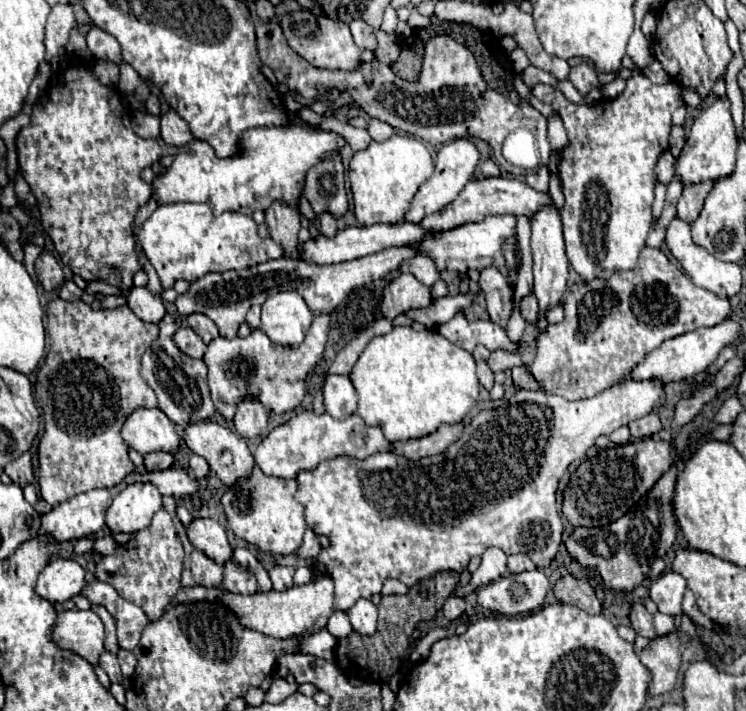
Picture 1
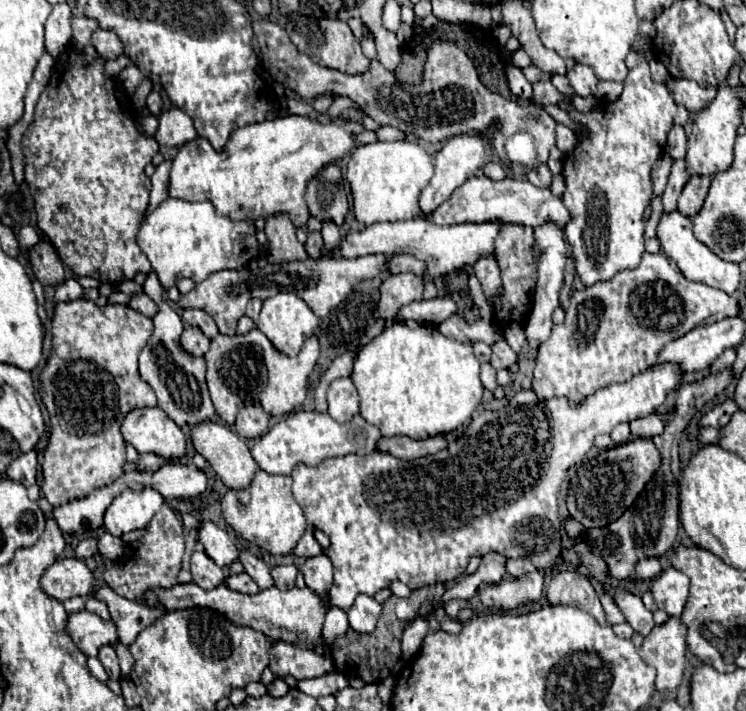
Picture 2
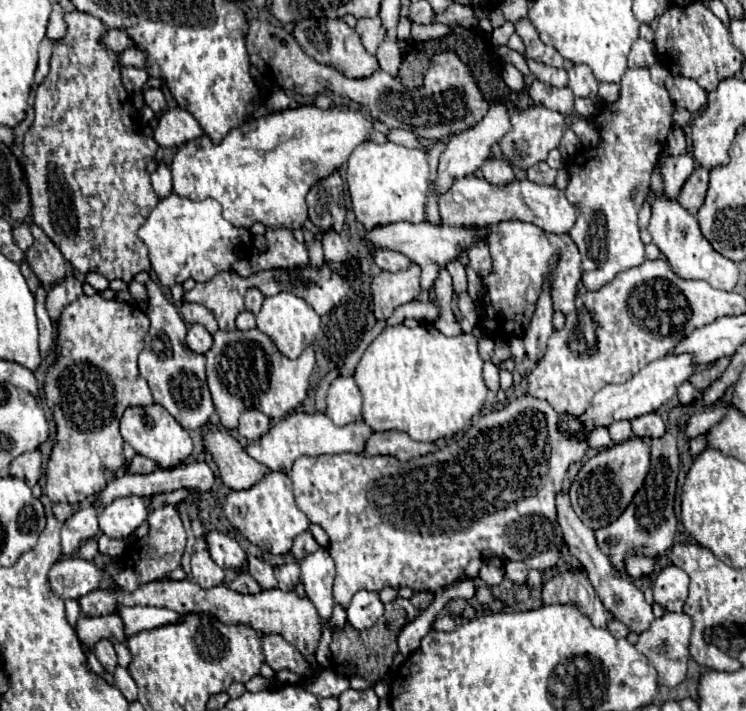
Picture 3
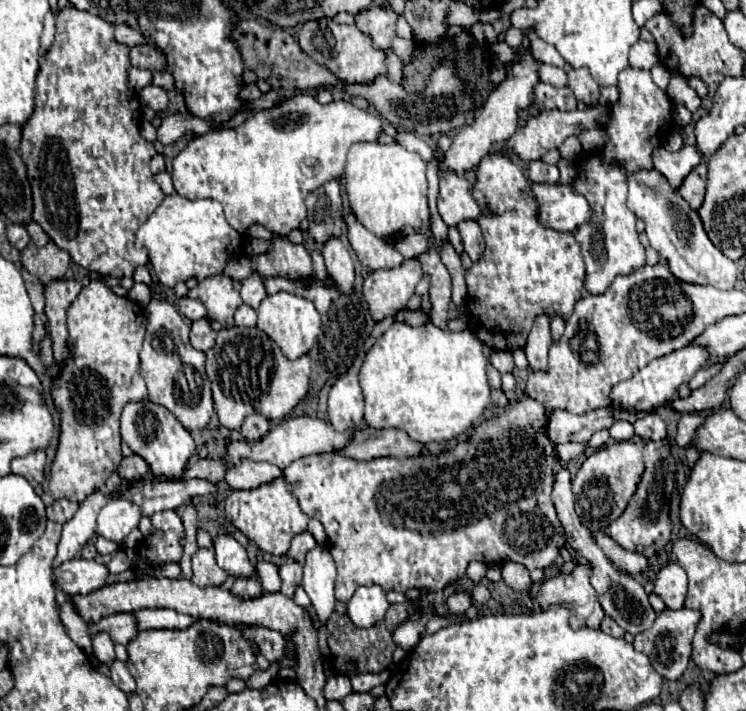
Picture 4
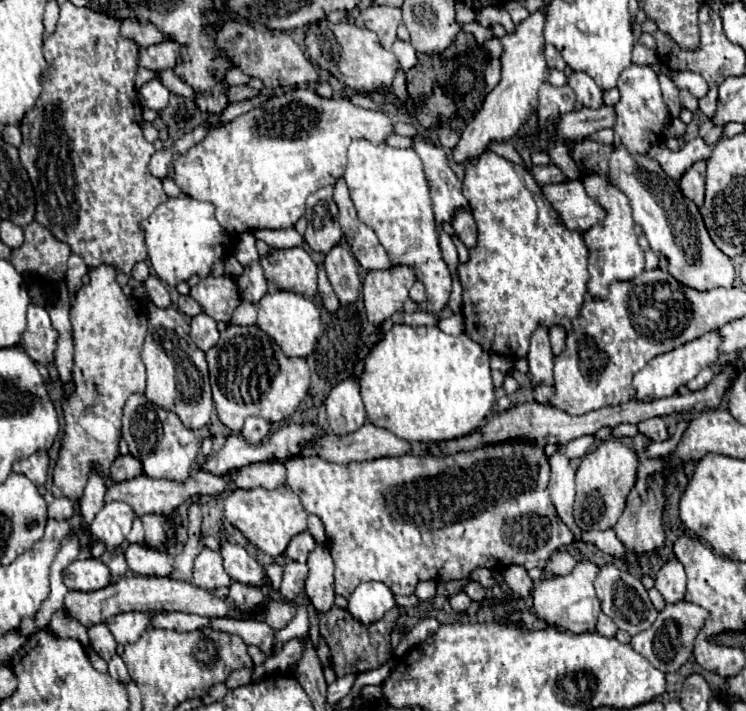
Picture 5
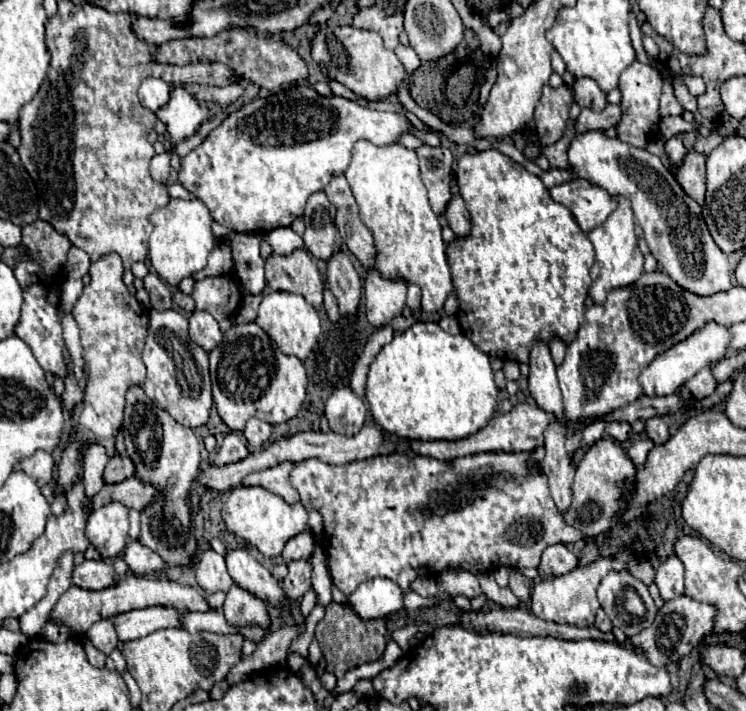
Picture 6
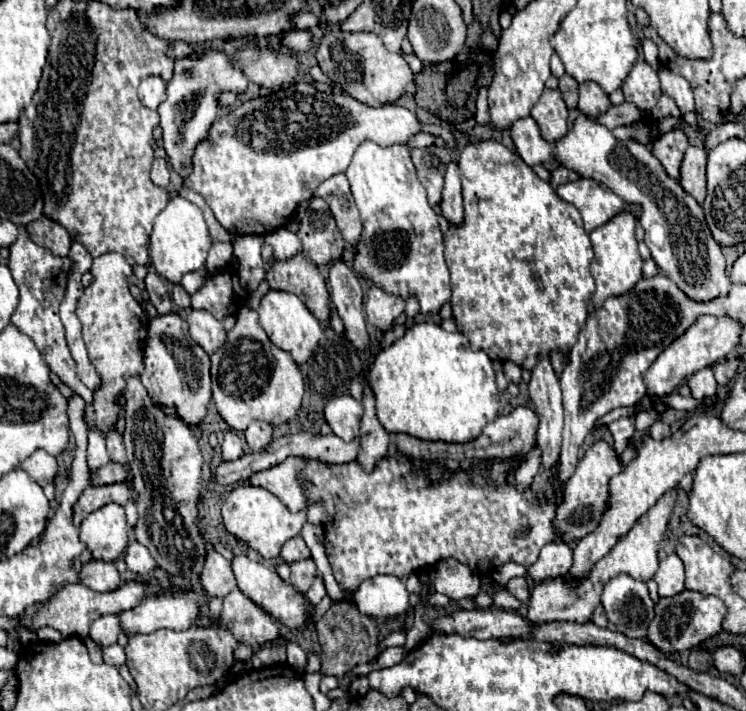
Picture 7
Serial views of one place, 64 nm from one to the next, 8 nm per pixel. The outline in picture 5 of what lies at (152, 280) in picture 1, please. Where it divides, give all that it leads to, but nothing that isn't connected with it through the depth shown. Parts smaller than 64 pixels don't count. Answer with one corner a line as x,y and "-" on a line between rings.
152,302
148,304
148,334
142,350
142,362
148,372
148,384
144,394
156,406
174,412
186,428
198,430
210,422
212,394
206,356
196,344
192,344
188,332
190,322
176,308
156,308

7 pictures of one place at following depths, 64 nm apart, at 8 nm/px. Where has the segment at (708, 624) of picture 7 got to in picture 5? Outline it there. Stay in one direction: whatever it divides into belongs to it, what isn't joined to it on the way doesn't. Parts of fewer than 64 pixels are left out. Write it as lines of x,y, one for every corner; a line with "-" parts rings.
680,600
680,602
674,602
674,604
666,604
666,608
658,614
656,622
648,630
638,632
636,636
632,636
630,646
638,654
642,654
654,668
660,668
662,672
674,672
682,664
686,664
688,658
692,656
696,634
702,630
706,620
708,620
708,610
704,610
698,604
686,602
686,600

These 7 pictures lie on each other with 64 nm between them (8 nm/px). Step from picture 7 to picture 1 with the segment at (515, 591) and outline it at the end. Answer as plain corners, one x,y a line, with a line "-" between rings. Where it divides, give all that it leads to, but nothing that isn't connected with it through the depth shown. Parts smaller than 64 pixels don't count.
524,554
508,556
508,570
512,574
520,574
520,572
526,572
526,570
532,570
532,568
536,568
536,566
532,564
532,560
528,556
524,556

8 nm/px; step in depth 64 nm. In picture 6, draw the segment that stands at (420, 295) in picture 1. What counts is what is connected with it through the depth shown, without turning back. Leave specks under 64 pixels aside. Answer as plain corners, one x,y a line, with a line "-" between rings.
370,270
364,284
368,322
382,328
392,318
400,316
406,306
406,288
404,280
384,280
376,270

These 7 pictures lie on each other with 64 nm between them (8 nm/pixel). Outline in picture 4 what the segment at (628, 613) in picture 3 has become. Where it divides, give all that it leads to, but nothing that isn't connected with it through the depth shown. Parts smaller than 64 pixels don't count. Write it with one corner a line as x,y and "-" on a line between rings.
560,460
554,464
554,488
552,488
552,500
558,512
558,520
562,522
564,530
566,530
566,538
568,538
568,546
572,546
574,550
578,550
578,554
582,558
586,558
592,566
592,586
598,592
598,600
602,604
602,610
606,616
610,616
620,628
624,628
630,634
640,634
644,630
648,630
654,620
656,620
656,612
652,610
650,602
648,602
648,594
644,592
642,584
638,584
628,572
618,570
608,558
606,554
596,546
592,532
588,528
584,528
574,512
574,494
572,494
572,474
568,472
566,464
562,464

